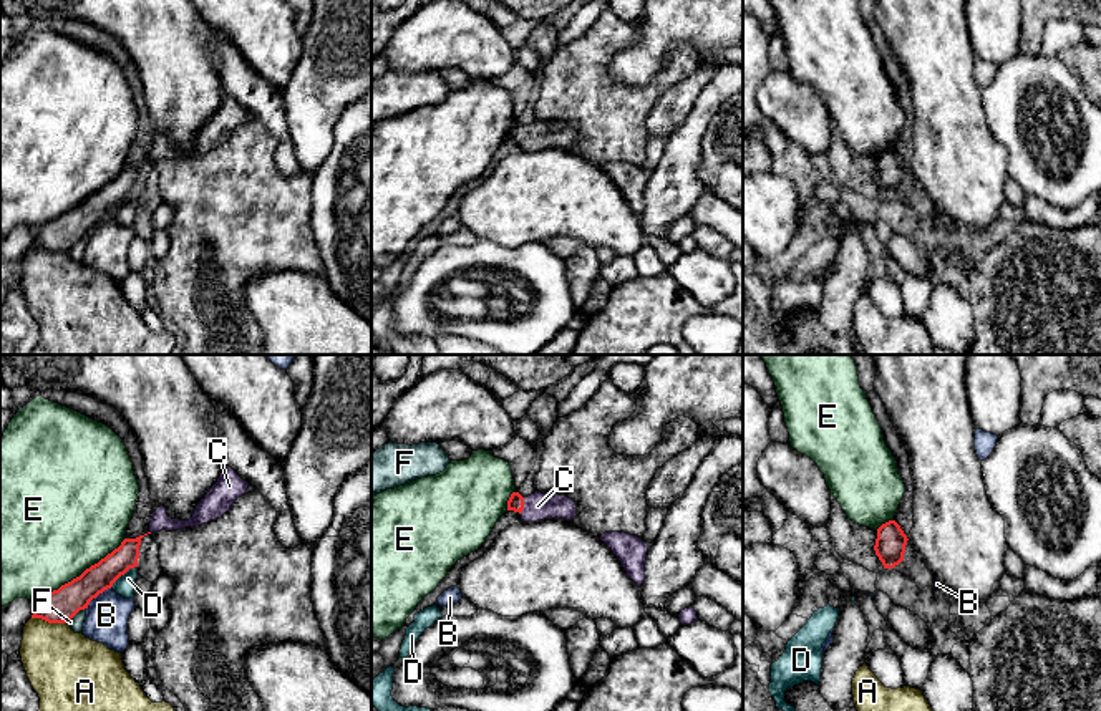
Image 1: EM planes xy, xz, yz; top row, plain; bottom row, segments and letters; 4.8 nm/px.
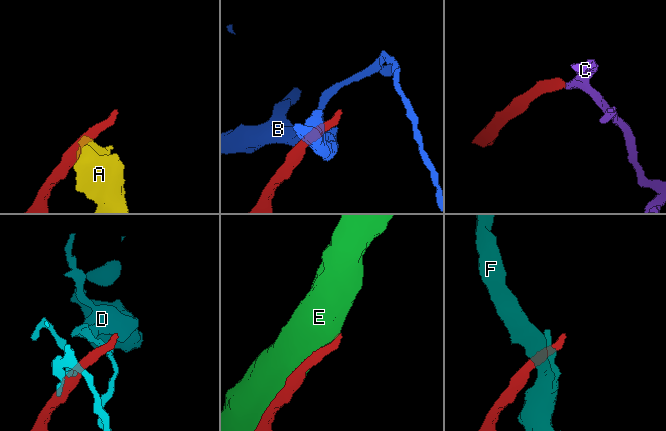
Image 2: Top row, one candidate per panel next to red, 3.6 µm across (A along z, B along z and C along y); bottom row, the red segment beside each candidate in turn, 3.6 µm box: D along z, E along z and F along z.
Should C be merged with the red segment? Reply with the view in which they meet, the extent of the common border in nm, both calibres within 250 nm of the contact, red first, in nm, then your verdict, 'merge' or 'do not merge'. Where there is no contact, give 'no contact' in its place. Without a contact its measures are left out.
contact in xz; length 80 nm; calibres 80 and 140 nm; merge

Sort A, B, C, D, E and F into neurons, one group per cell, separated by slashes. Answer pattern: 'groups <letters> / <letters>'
groups A / B / C / D / E / F

